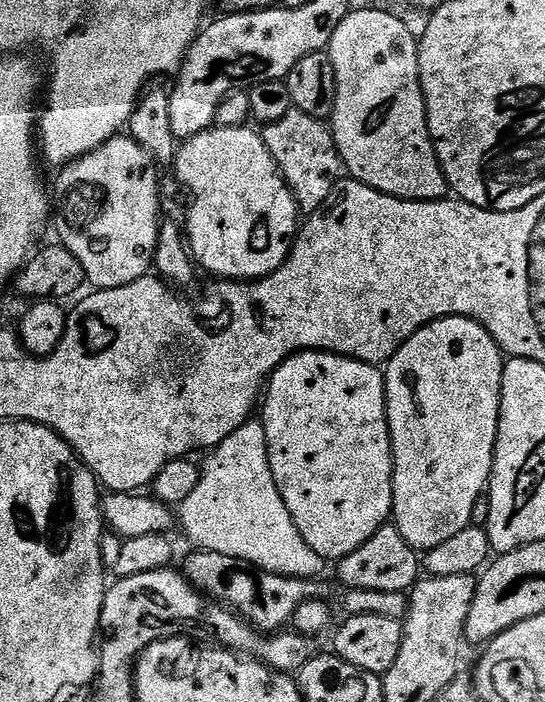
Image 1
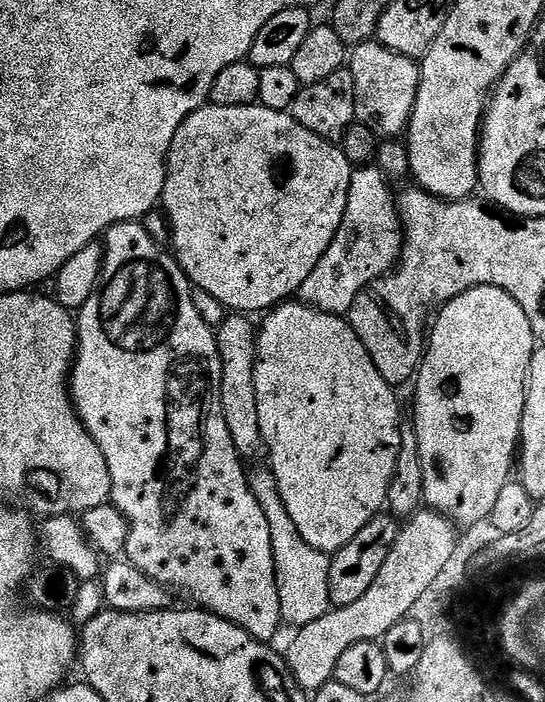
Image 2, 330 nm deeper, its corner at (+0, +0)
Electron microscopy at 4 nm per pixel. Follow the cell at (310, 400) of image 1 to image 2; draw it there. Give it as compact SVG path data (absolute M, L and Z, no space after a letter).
M285 302L277 304L263 317L263 320L264 325L262 323L259 325L256 338L254 390L258 394L260 439L266 452L268 448L266 464L278 482L278 494L286 506L286 514L290 514L294 526L298 526L298 534L302 534L302 538L306 538L310 546L334 554L339 548L346 546L346 542L350 542L350 538L354 538L354 534L358 534L358 530L362 530L366 522L370 522L385 511L390 478L394 474L400 449L402 421L400 421L400 404L396 401L397 389L388 384L386 378L382 378L382 374L378 374L378 366L374 366L370 354L366 354L366 346L362 346L358 334L354 334L345 317L331 316L330 313L312 308L309 304Z

